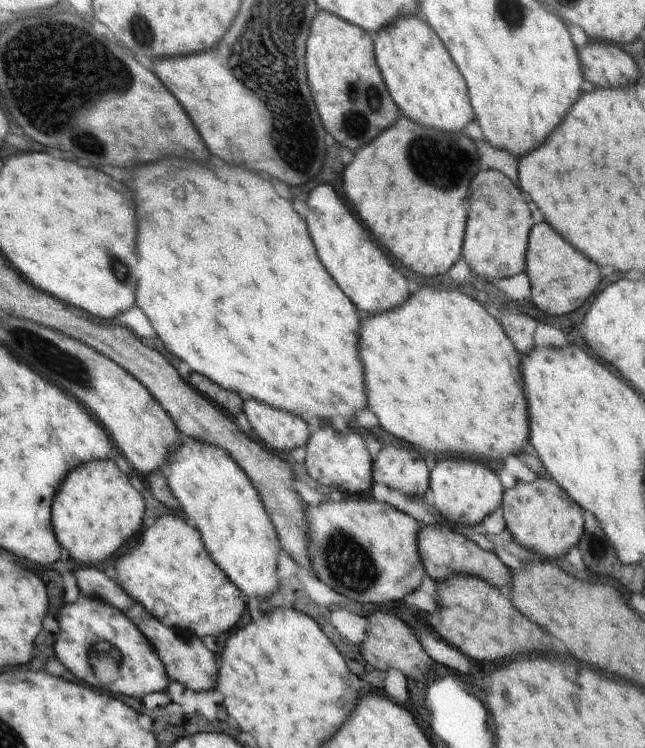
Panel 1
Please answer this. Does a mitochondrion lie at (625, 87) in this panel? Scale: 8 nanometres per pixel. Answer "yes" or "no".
no

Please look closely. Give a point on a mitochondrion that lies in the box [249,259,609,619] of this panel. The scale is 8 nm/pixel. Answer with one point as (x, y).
(348, 564)

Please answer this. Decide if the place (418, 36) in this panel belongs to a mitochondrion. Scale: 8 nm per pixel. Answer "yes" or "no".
no

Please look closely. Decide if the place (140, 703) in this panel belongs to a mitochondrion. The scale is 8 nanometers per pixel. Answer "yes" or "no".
no

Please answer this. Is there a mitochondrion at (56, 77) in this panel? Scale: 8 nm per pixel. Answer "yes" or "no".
yes

